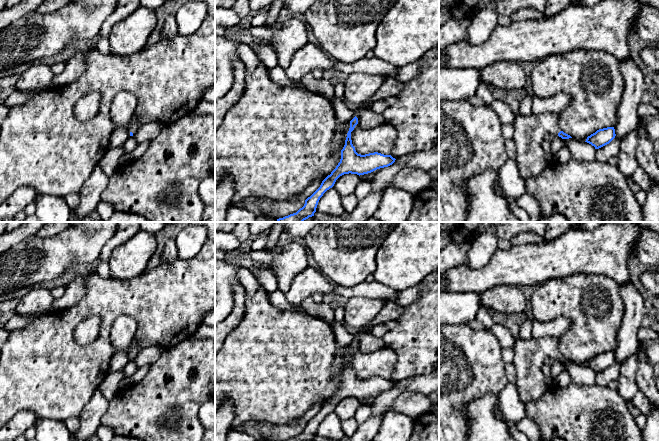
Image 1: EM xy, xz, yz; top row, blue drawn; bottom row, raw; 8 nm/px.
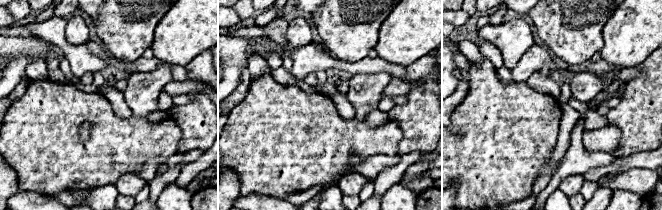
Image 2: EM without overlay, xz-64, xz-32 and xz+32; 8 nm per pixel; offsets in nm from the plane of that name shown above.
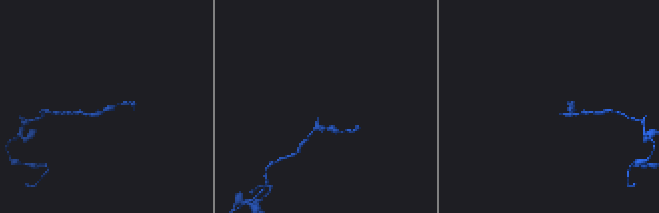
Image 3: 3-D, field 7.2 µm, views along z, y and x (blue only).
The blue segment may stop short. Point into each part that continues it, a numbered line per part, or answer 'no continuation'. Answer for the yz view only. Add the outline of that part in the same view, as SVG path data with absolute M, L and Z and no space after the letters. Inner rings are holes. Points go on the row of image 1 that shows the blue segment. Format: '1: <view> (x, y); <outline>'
1: yz (529, 131); M553 113L517 115L514 135L517 155L514 158L520 176L524 180L537 177L551 159L542 143L547 133L559 133L558 117Z

